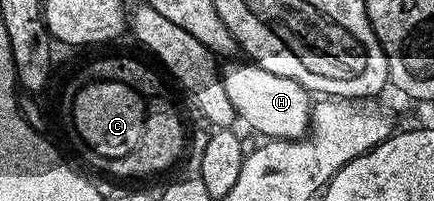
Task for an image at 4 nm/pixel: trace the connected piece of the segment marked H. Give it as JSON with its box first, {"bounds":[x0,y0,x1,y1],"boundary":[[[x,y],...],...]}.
{"bounds":[222,63,312,141],"boundary":[[[253,63],[234,65],[222,73],[224,91],[232,102],[235,114],[250,129],[255,129],[262,139],[275,141],[297,141],[310,131],[310,110],[312,94],[296,79],[284,75],[272,75]]]}

